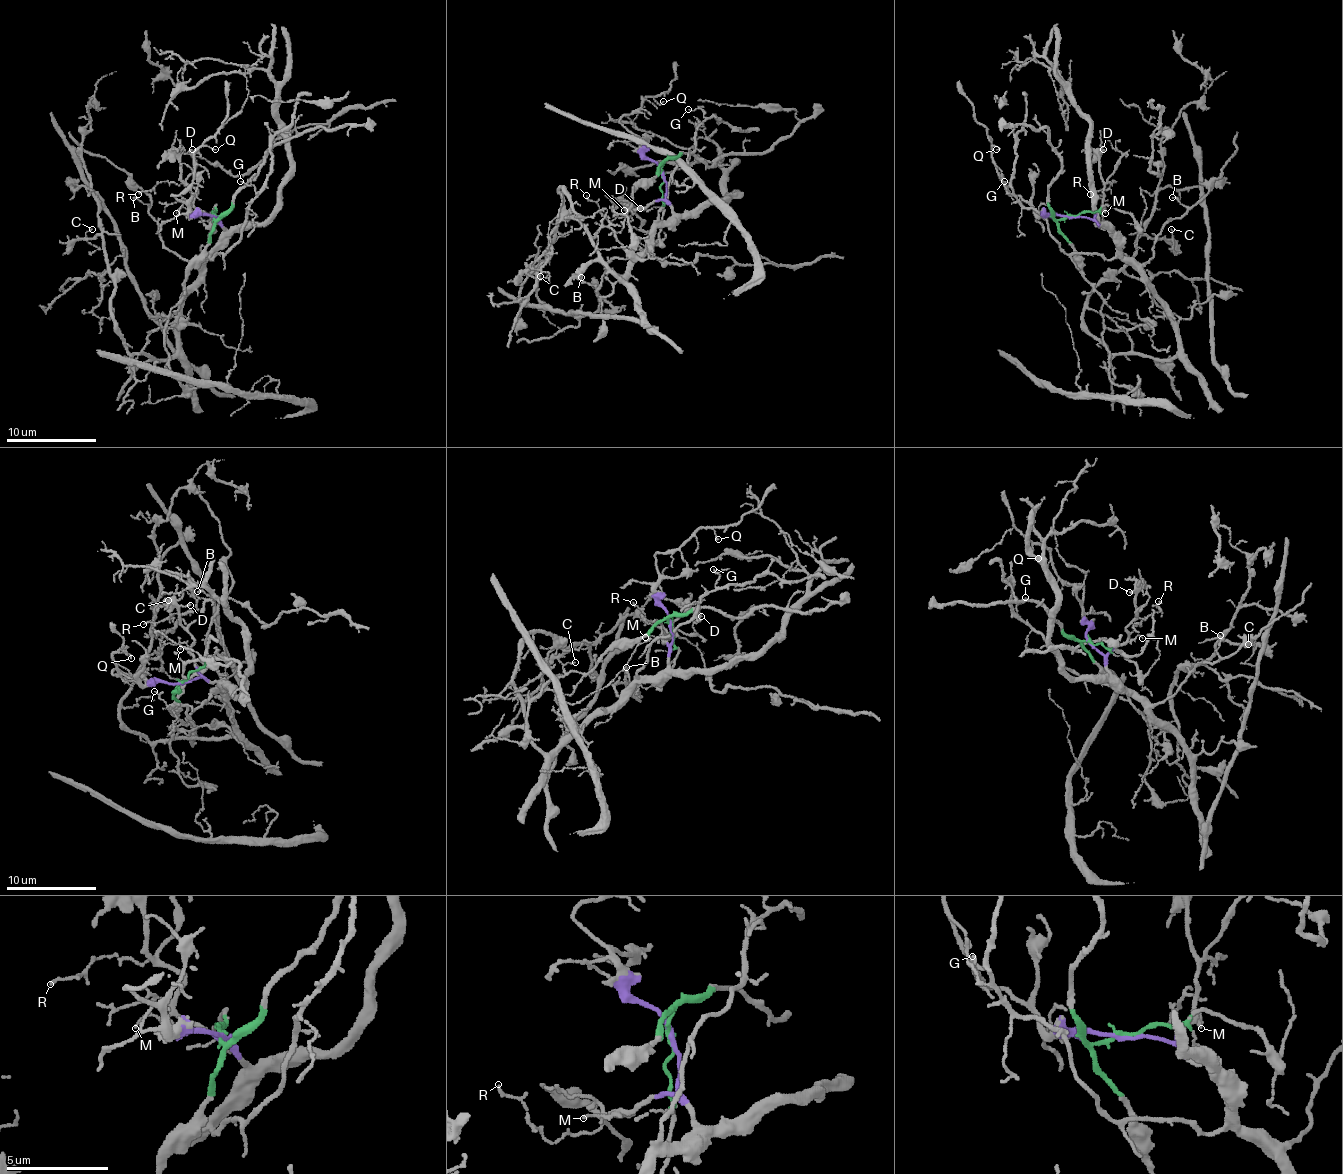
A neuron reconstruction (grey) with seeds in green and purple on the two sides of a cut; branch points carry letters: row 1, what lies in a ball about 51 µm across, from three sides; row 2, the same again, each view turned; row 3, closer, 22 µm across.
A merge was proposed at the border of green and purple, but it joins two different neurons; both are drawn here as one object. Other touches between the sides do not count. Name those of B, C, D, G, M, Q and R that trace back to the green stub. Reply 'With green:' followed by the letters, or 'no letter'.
With green: no letter

